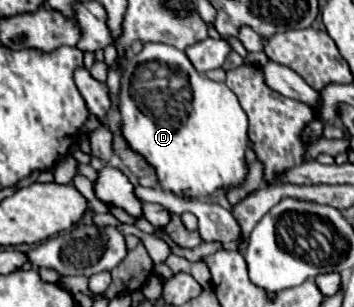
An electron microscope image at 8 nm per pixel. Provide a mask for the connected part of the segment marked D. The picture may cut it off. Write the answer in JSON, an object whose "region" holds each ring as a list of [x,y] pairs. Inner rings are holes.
{"region":[[[144,44],[140,54],[134,54],[122,72],[122,88],[118,110],[122,116],[122,138],[128,148],[140,154],[152,168],[158,178],[158,186],[180,198],[196,200],[210,198],[214,192],[230,188],[240,188],[248,176],[246,148],[248,148],[248,118],[238,102],[238,96],[220,82],[214,82],[202,76],[186,52],[168,46],[168,44]],[[172,78],[184,78],[182,88],[172,86]]]}

